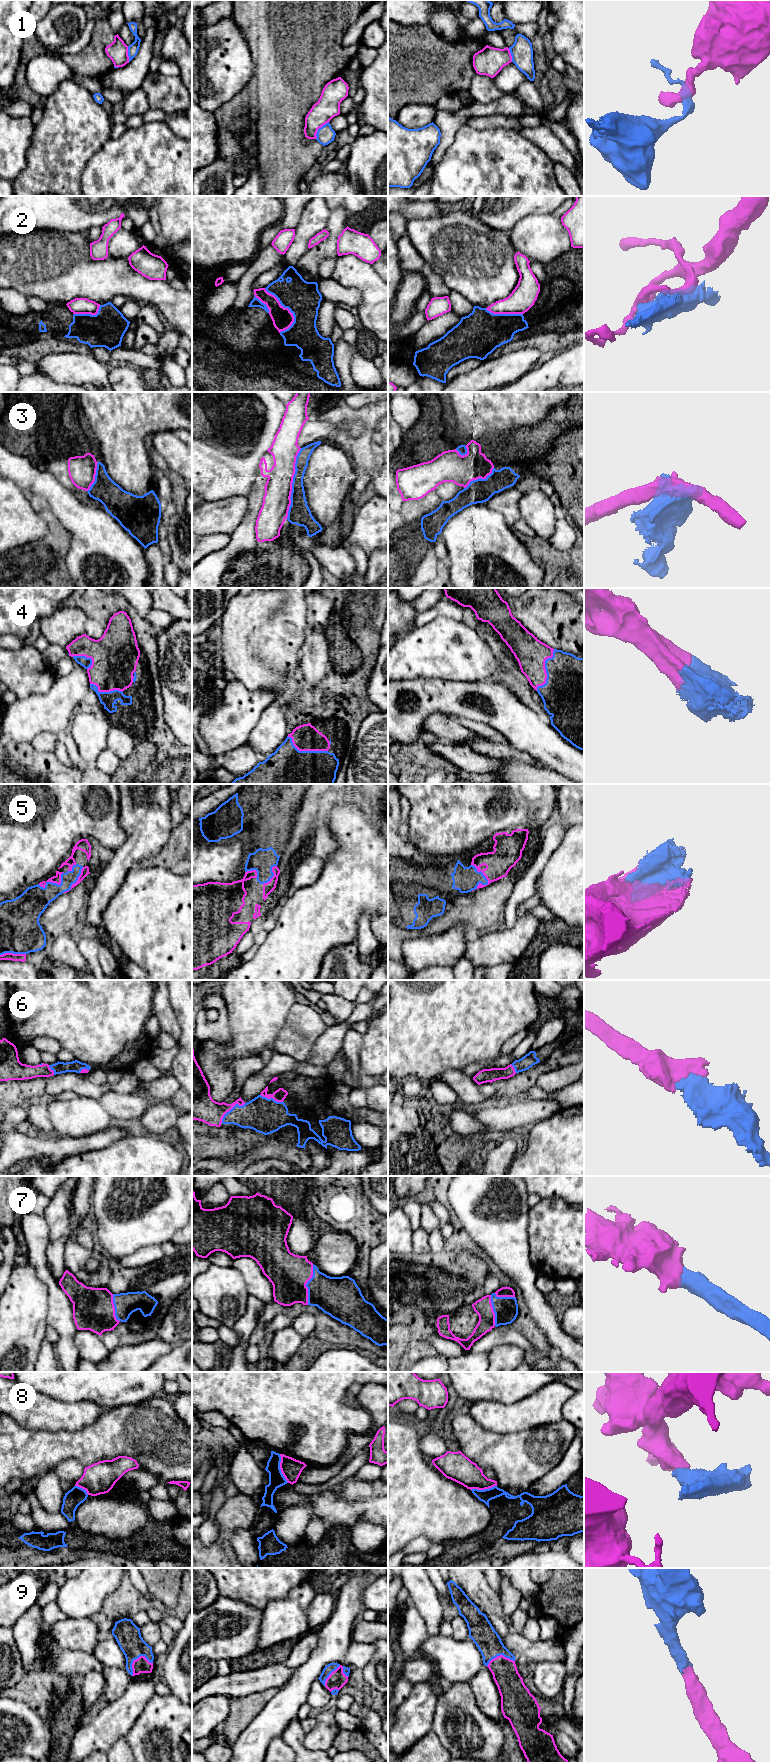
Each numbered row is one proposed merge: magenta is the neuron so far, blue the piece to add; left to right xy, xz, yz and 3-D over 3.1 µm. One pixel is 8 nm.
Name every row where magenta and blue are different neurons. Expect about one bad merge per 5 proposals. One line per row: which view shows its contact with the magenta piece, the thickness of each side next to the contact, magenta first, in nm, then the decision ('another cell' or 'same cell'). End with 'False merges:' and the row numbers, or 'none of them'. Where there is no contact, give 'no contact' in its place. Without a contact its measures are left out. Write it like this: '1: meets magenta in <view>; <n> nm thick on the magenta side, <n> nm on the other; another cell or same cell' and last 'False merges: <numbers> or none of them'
1: meets magenta in xz; 190 nm thick on the magenta side, 140 nm on the other; another cell
2: meets magenta in xz; 170 nm thick on the magenta side, 280 nm on the other; another cell
3: meets magenta in xz; 220 nm thick on the magenta side, 180 nm on the other; another cell
4: meets magenta in yz; 260 nm thick on the magenta side, 440 nm on the other; same cell
5: meets magenta in yz; 220 nm thick on the magenta side, 200 nm on the other; same cell
6: meets magenta in xz; 220 nm thick on the magenta side, 280 nm on the other; same cell
7: meets magenta in xz; 320 nm thick on the magenta side, 300 nm on the other; same cell
8: meets magenta in xz; 160 nm thick on the magenta side, 130 nm on the other; another cell
9: meets magenta in xy; 130 nm thick on the magenta side, 200 nm on the other; same cell
False merges: 1, 2, 3, 8

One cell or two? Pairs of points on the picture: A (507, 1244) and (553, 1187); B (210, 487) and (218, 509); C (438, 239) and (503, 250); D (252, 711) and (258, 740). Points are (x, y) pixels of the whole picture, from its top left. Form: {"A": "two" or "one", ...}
{"A": "two", "B": "two", "C": "one", "D": "two"}

